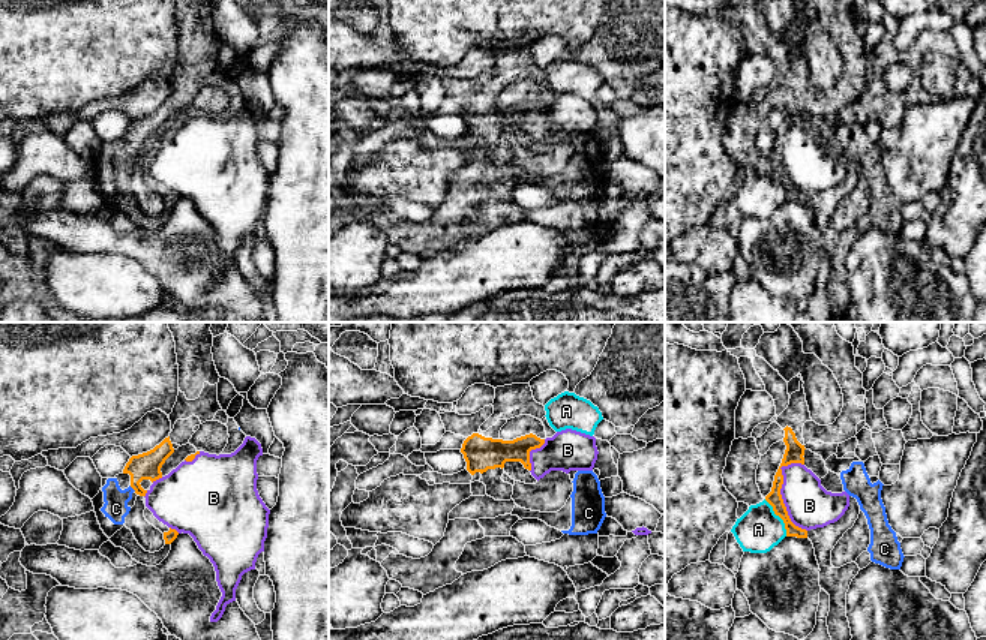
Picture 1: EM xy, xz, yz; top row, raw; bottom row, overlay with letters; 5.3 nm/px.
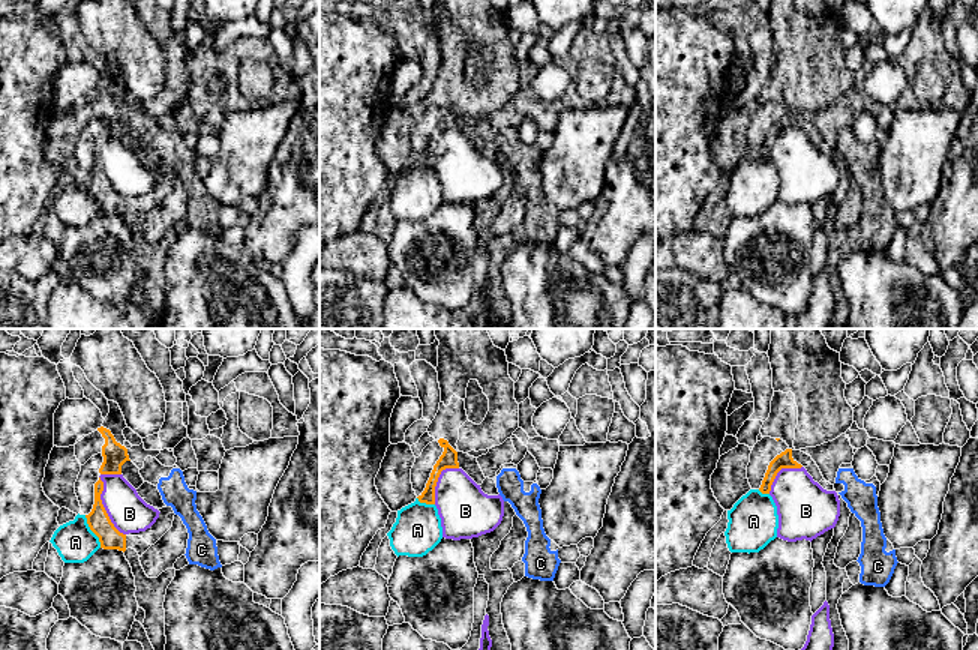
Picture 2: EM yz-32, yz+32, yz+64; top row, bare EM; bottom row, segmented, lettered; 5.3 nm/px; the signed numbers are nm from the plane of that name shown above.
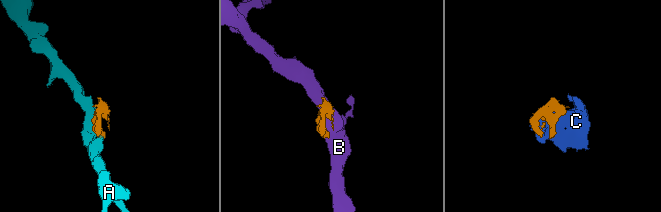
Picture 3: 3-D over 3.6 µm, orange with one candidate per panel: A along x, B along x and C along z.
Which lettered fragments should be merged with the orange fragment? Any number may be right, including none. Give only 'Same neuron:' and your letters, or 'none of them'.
Same neuron: C

